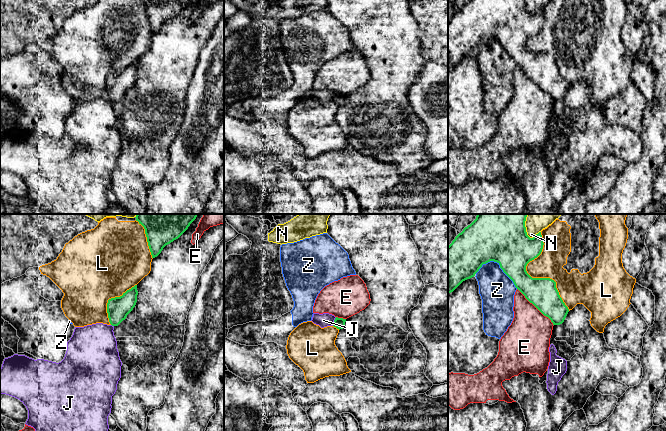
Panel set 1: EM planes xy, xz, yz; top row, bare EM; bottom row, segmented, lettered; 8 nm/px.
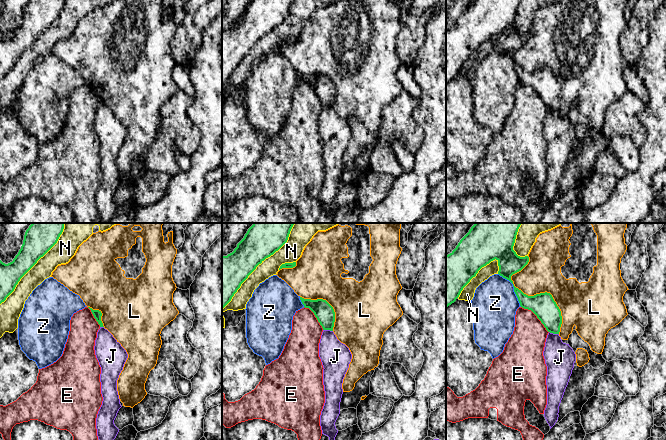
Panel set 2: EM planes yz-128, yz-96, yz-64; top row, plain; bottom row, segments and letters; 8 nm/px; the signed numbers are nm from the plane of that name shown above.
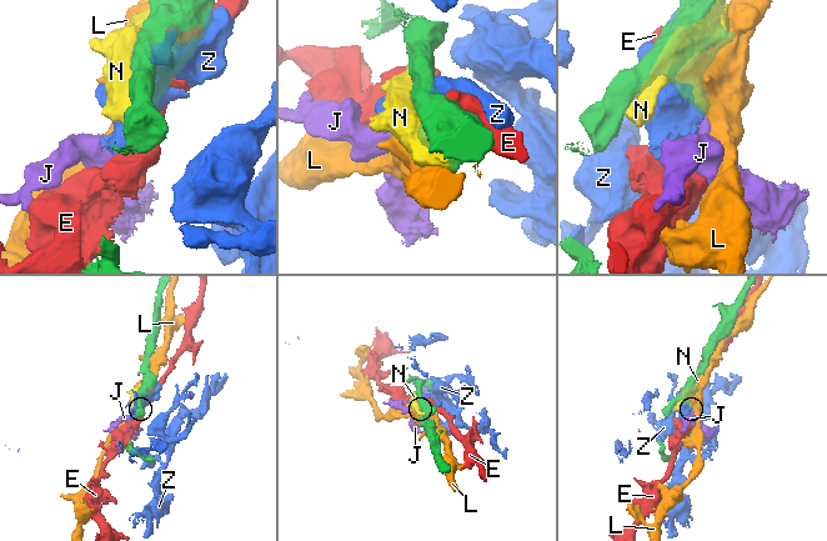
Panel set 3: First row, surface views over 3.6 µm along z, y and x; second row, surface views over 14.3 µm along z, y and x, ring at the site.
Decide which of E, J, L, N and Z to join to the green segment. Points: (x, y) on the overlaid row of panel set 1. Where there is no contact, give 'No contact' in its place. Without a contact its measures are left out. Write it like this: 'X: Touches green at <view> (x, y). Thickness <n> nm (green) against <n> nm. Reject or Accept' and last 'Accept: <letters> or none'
E: Touches green at yz (536, 307). Thickness 240 nm (green) against 360 nm. Reject
J: Touches green at xz (334, 321). Thickness 90 nm (green) against 110 nm. Reject
L: Touches green at yz (534, 278). Thickness 260 nm (green) against 220 nm. Reject
N: Touches green at yz (525, 227). Thickness 440 nm (green) against 220 nm. Reject
Z: Touches green at yz (499, 264). Thickness 440 nm (green) against 280 nm. Reject
Accept: none

